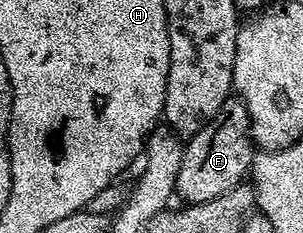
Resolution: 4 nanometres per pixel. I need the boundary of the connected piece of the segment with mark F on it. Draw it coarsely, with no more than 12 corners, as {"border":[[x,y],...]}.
{"border":[[231,97],[184,144],[176,194],[206,203],[242,186],[254,150]]}

